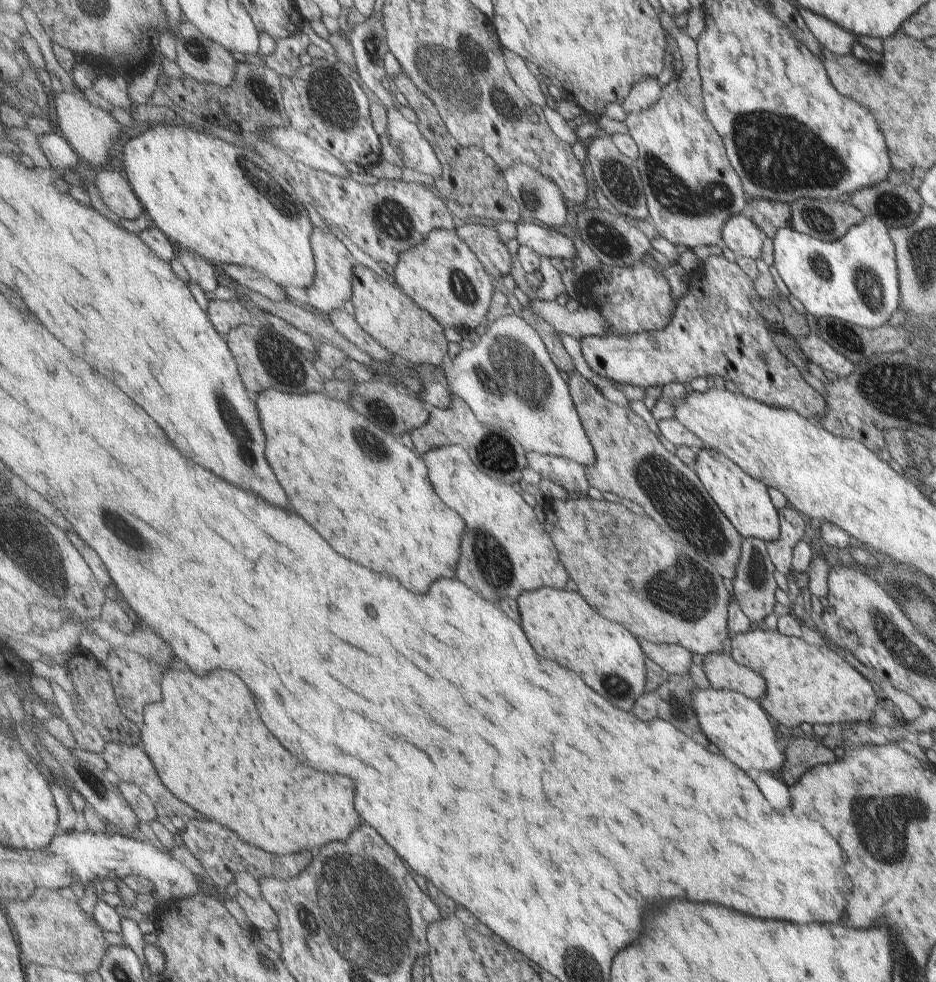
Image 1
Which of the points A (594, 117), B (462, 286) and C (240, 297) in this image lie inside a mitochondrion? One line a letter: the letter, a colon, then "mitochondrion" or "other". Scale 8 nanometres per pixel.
A: other
B: mitochondrion
C: other

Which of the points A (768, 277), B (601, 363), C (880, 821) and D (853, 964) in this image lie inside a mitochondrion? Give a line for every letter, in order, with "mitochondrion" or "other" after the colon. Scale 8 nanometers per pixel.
A: other
B: other
C: mitochondrion
D: other

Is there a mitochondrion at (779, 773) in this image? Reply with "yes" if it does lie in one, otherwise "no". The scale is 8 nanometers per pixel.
no

